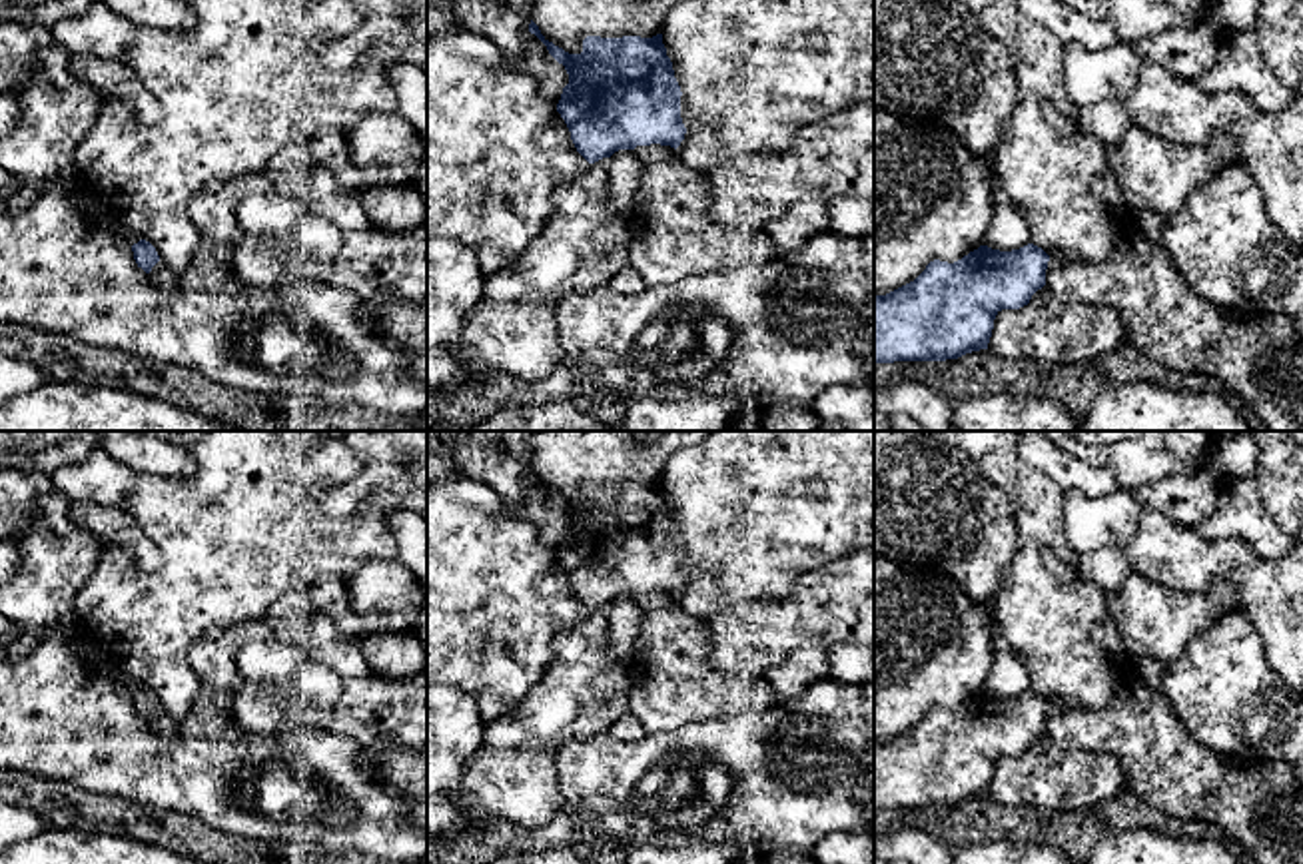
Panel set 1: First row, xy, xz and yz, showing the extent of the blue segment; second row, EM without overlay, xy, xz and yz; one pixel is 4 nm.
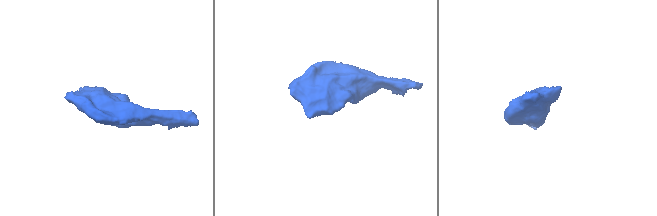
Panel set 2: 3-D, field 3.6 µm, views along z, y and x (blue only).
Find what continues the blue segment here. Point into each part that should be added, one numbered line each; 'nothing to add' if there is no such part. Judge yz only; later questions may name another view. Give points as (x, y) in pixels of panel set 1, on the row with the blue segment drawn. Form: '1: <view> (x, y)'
nothing to add

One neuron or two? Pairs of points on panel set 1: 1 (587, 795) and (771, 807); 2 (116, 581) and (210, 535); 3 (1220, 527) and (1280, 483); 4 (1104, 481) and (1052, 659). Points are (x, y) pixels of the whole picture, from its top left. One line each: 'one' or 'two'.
1: one
2: one
3: two
4: two

